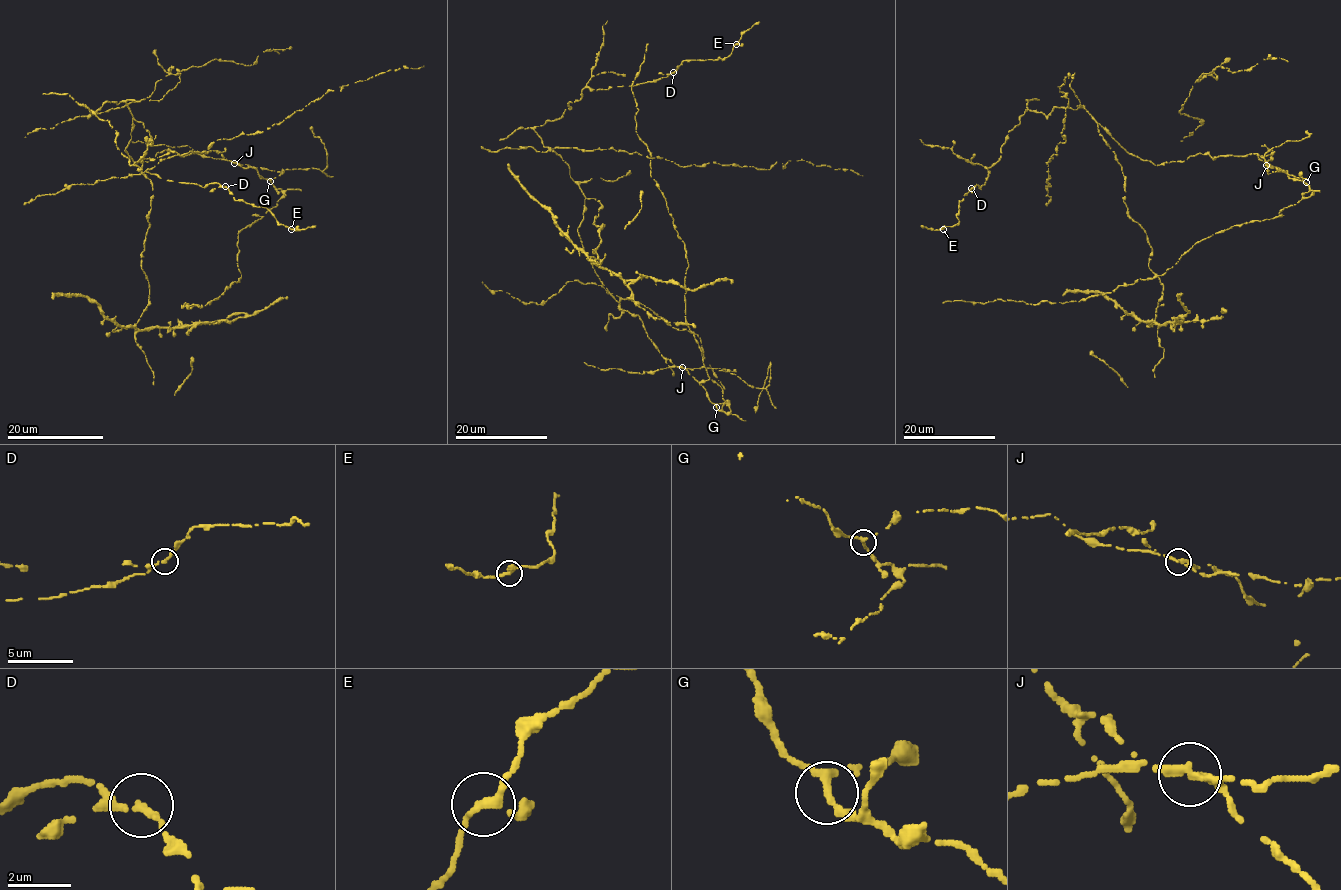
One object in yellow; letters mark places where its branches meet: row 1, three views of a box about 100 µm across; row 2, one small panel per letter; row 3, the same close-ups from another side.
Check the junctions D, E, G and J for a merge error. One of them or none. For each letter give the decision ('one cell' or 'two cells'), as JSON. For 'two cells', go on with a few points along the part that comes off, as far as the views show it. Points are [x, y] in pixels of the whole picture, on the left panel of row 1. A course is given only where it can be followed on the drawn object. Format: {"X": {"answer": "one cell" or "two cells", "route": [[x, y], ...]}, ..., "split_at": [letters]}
{"D": {"answer": "one cell"}, "E": {"answer": "one cell"}, "G": {"answer": "one cell"}, "J": {"answer": "two cells", "route": [[234, 162], [243, 167], [274, 171], [311, 167], [321, 171], [326, 169], [327, 153], [311, 126]]}, "split_at": ["J"]}

